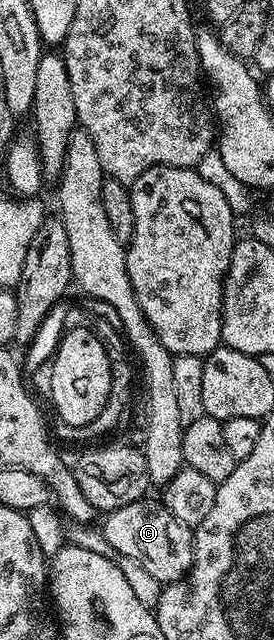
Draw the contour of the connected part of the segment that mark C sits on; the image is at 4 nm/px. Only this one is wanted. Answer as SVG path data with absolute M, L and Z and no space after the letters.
M150 500L133 501L119 509L109 510L103 516L106 518L100 524L100 531L115 553L136 559L152 579L160 583L177 583L194 566L194 529L180 523L180 519L176 519L161 500Z

